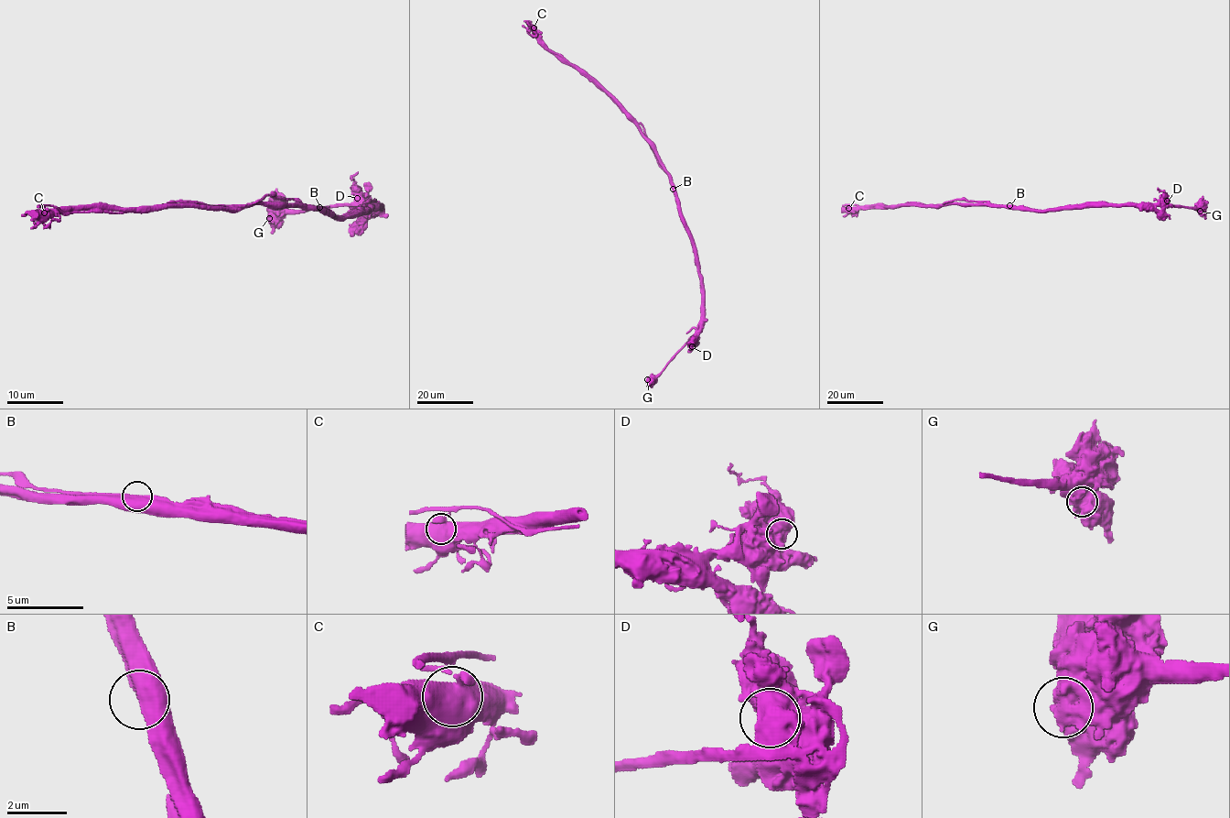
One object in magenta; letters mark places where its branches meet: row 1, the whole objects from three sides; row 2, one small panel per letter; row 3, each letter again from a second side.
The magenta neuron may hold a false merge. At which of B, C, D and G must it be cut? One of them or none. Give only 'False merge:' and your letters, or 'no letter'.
False merge: no letter

